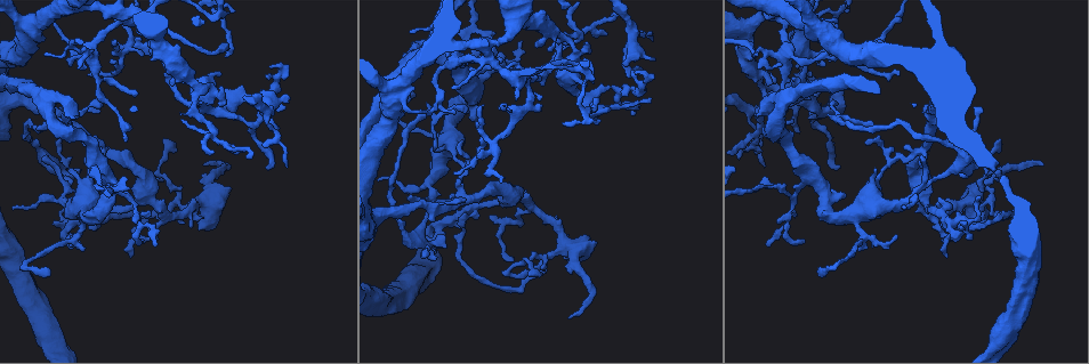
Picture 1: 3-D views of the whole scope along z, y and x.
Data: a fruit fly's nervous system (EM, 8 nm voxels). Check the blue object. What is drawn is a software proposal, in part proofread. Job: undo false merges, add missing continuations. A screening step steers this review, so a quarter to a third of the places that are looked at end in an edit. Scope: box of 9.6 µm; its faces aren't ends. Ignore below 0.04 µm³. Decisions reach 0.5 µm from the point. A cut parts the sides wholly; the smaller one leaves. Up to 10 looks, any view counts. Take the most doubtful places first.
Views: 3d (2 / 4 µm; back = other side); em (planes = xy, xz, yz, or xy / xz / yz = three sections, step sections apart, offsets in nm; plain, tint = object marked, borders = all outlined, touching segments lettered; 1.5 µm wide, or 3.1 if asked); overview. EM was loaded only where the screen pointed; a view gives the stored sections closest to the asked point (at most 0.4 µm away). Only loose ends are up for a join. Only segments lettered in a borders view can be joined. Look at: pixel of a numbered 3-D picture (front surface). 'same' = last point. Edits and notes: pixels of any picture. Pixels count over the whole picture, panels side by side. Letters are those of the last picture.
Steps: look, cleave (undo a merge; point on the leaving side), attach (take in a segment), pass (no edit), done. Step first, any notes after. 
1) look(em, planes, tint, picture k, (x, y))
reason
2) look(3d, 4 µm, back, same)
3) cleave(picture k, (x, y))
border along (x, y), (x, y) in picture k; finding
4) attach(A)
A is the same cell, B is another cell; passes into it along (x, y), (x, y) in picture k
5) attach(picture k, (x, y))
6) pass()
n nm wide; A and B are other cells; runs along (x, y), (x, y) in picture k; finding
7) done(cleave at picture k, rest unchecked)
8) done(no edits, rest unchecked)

look(3d, 4 µm, picture 1, (570, 316))
an open end

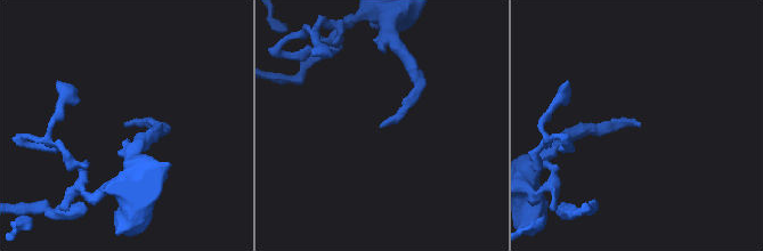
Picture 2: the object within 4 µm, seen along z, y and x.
look(em, planes, borders, picture 2, (639, 127))
need the tissue

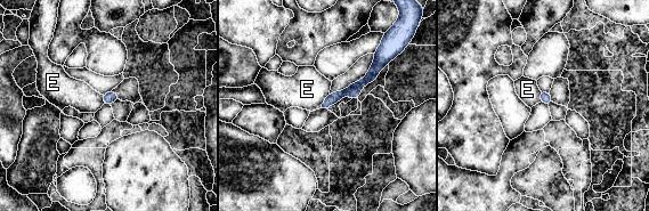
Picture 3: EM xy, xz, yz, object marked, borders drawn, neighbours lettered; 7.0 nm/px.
pass()
E is another cell; runs along (379, 58), (360, 84), (325, 105) in picture 3; none of them fits

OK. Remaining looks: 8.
look(em, planes, borders, picture 1, (755, 116))
thick end

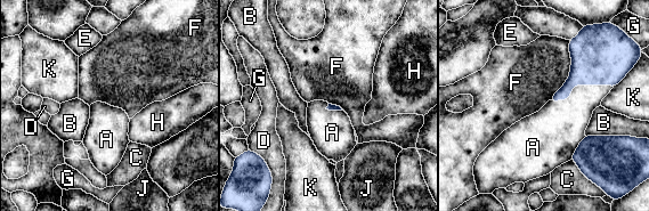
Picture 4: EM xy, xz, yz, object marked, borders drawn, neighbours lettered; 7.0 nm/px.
attach(A)
A is the same cell, B, C, D, E, F, G, H, J and K are other cells; it goes on there

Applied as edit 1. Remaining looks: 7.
look(em, planes, borders, picture 1, (455, 173))
free end

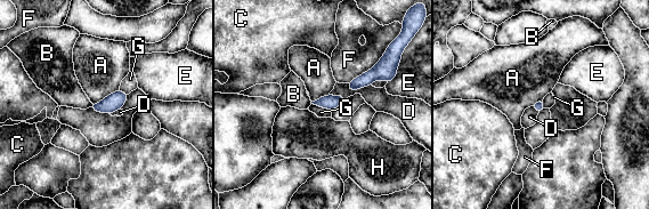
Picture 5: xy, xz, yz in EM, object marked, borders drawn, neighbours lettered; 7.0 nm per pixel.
pass()
70 nm wide; A, B, C, D, E, F, G and H are other cells; border along (311, 103), (326, 107), (330, 111) in picture 5; none of them fits

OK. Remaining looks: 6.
look(3d, 4 µm, picture 1, (43, 55))
thin end

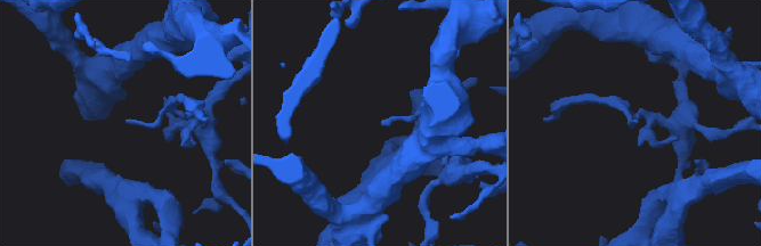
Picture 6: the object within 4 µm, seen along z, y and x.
look(em, planes, tint, picture 6, (637, 121))

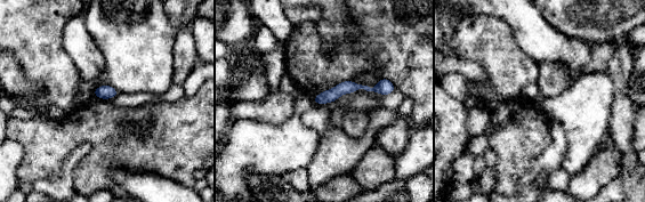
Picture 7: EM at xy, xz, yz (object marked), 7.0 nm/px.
look(em, planes, borders, same)
see the neighbours

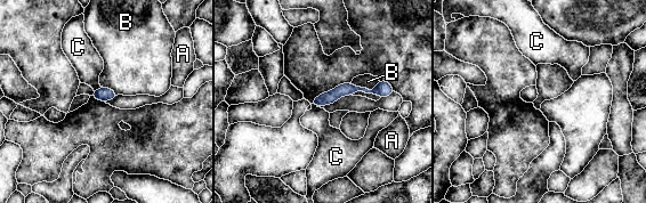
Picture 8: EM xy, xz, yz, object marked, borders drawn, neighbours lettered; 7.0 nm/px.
pass()
90 nm wide; A, B and C are other cells; runs along (389, 89), (342, 89), (316, 103) in picture 8; none of them fits

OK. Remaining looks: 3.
done(attach at picture 4, rest unchecked)

